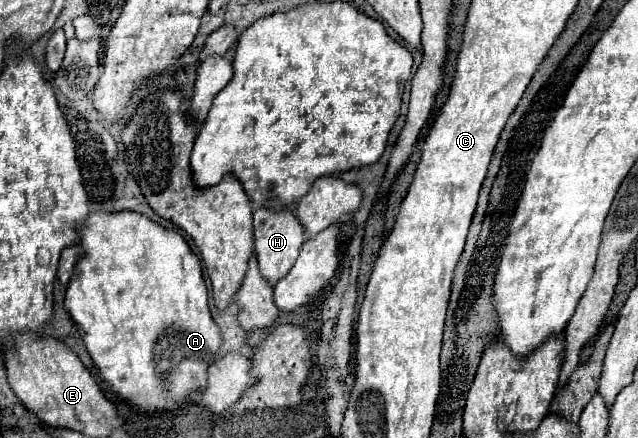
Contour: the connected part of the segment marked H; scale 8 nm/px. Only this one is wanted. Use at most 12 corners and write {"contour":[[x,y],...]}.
{"contour":[[254,212],[256,260],[274,286],[306,238],[294,214]]}

